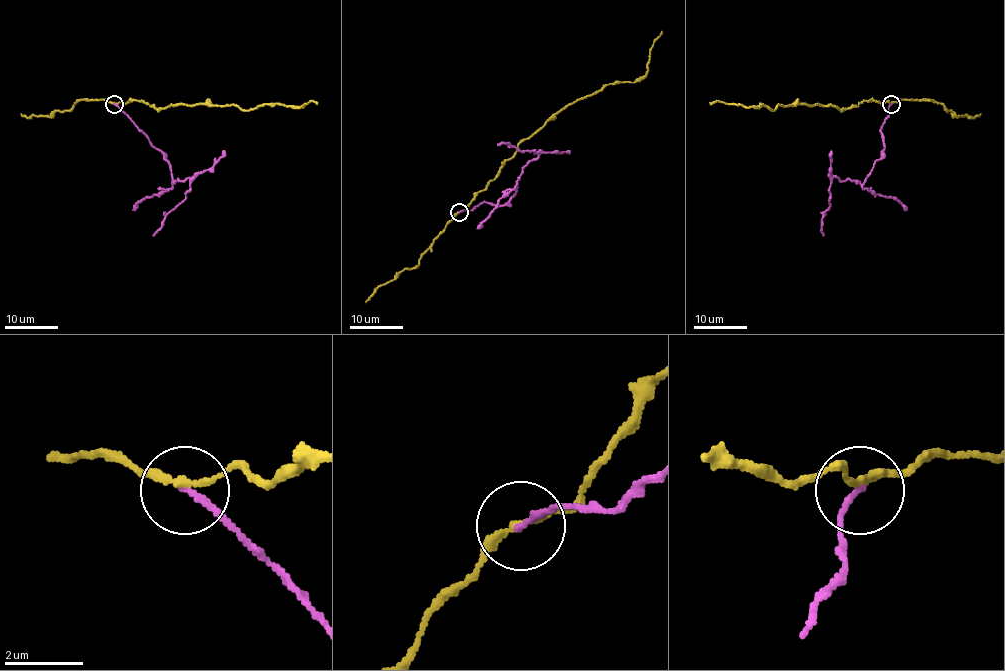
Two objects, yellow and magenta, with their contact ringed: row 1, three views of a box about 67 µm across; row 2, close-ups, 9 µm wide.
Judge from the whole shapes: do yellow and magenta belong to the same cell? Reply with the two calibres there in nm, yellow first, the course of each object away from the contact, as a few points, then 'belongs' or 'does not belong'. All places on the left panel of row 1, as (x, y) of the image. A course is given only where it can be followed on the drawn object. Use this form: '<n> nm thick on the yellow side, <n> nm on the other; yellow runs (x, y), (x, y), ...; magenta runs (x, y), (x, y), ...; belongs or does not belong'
180 nm thick on the yellow side, 150 nm on the other; yellow runs (115, 104), (141, 100), (160, 109), (180, 104), (249, 110), (263, 104), (318, 102); magenta runs (115, 104), (169, 164), (172, 183), (193, 175), (185, 198), (165, 217), (164, 225), (153, 235); does not belong

